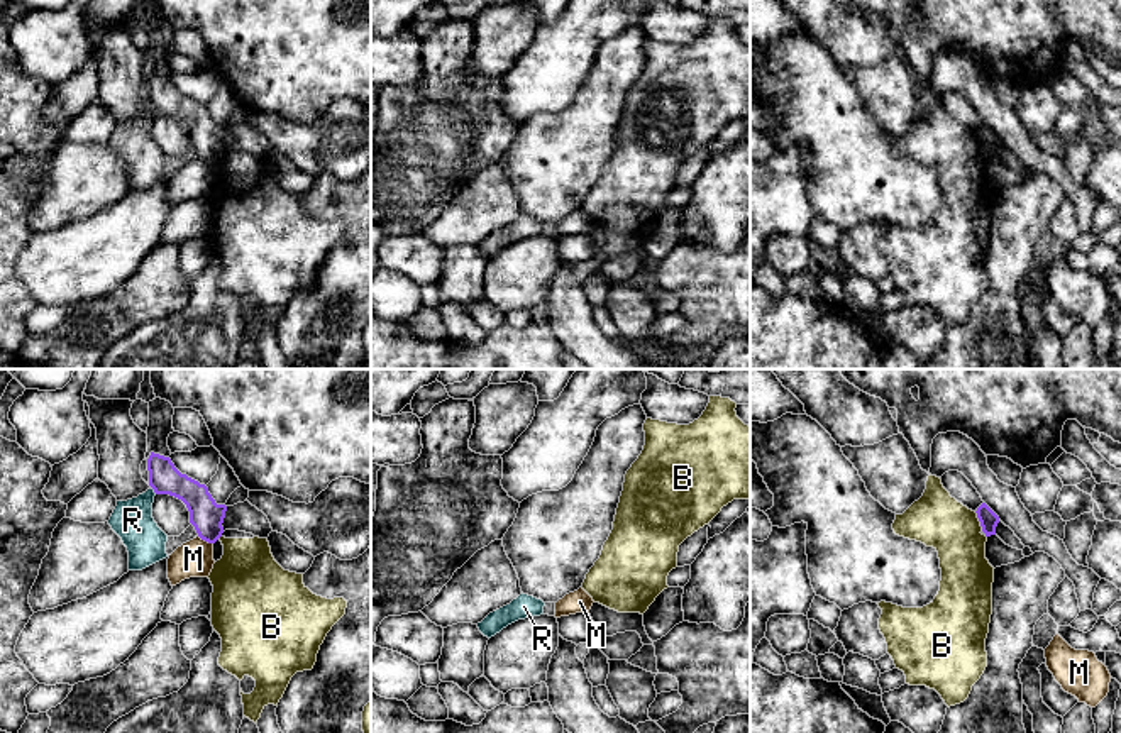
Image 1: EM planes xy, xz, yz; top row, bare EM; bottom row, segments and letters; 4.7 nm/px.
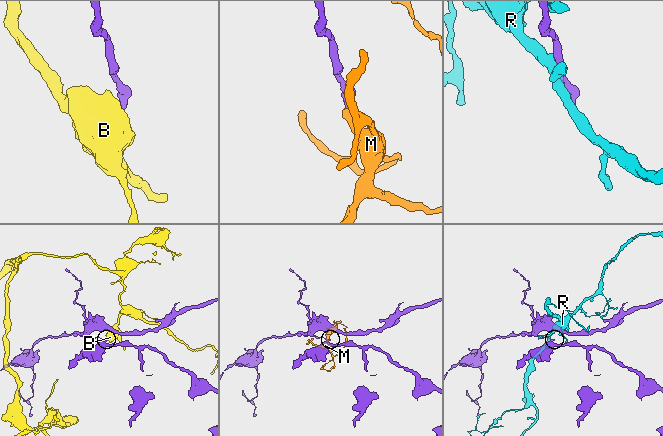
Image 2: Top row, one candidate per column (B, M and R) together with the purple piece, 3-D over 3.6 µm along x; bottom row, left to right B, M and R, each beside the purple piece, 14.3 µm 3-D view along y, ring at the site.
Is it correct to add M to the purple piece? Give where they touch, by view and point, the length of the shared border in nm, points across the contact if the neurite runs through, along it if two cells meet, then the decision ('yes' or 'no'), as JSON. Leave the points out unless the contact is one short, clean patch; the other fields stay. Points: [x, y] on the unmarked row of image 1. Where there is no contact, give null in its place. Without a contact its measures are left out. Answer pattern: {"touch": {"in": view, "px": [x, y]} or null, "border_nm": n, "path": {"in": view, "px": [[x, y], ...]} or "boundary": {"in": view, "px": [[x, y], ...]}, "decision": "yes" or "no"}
{"touch": {"in": "xy", "px": [205, 161]}, "border_nm": 80, "boundary": {"in": "xy", "px": [[198, 156], [212, 165]]}, "decision": "no"}

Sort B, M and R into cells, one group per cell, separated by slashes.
B / M / R

